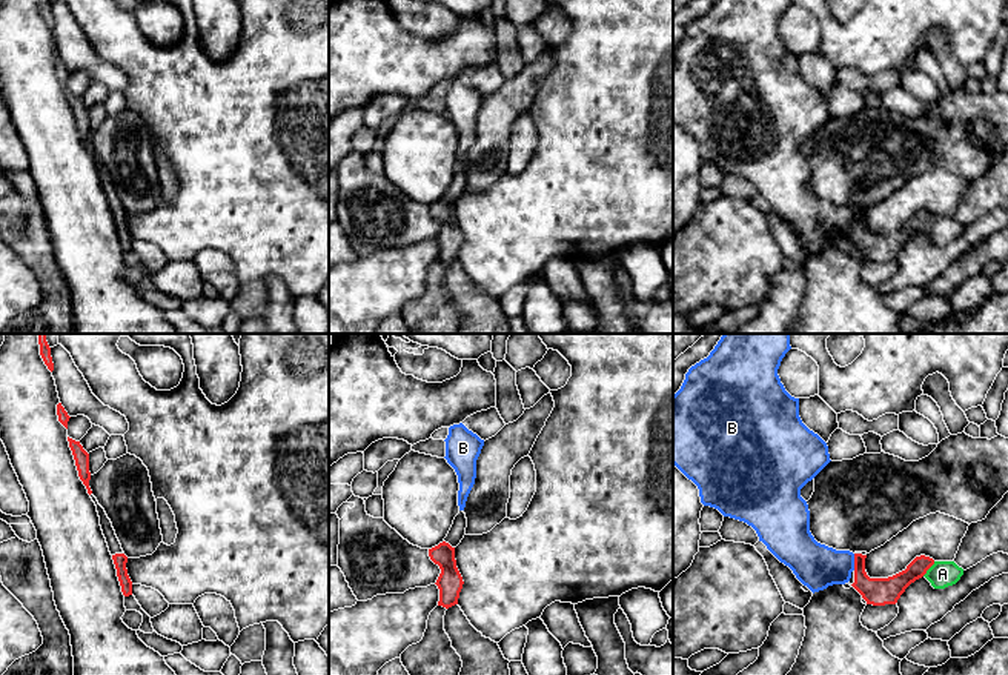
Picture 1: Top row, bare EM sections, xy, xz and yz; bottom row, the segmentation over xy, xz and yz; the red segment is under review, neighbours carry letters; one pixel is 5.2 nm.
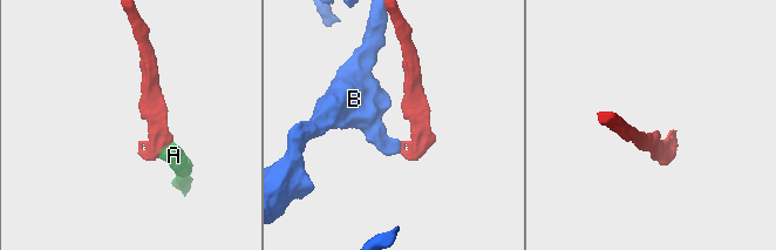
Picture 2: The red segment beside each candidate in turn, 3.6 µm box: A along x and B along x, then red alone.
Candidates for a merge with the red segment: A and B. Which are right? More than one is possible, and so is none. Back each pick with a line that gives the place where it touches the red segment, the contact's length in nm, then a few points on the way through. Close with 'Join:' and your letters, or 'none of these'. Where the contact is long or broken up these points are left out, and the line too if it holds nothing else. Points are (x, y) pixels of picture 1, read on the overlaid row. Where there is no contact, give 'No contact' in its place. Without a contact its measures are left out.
A: Touches red at yz (928, 568). Shared border 100 nm. Path across: yz (887, 591), (918, 568), (928, 568), (942, 574)
Join: A

